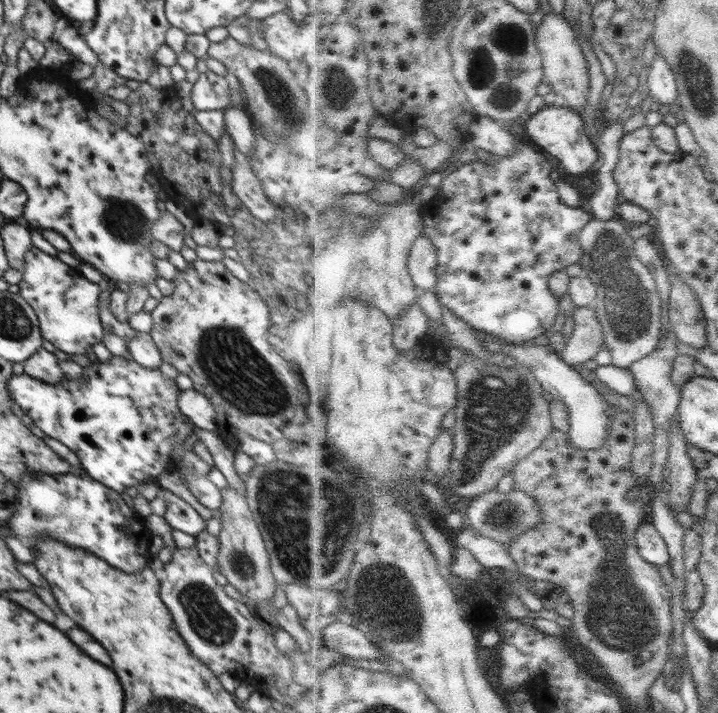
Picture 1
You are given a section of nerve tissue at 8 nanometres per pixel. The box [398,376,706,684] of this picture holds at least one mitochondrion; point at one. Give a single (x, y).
(618, 612)

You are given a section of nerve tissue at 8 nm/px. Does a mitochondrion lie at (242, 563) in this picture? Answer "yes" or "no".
yes

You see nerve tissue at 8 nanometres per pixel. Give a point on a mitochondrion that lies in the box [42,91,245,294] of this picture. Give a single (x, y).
(126, 222)

